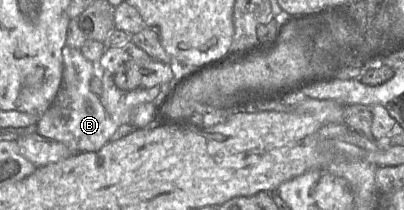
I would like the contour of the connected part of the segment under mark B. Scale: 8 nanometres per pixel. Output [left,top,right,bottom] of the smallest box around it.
[36,45,119,154]

